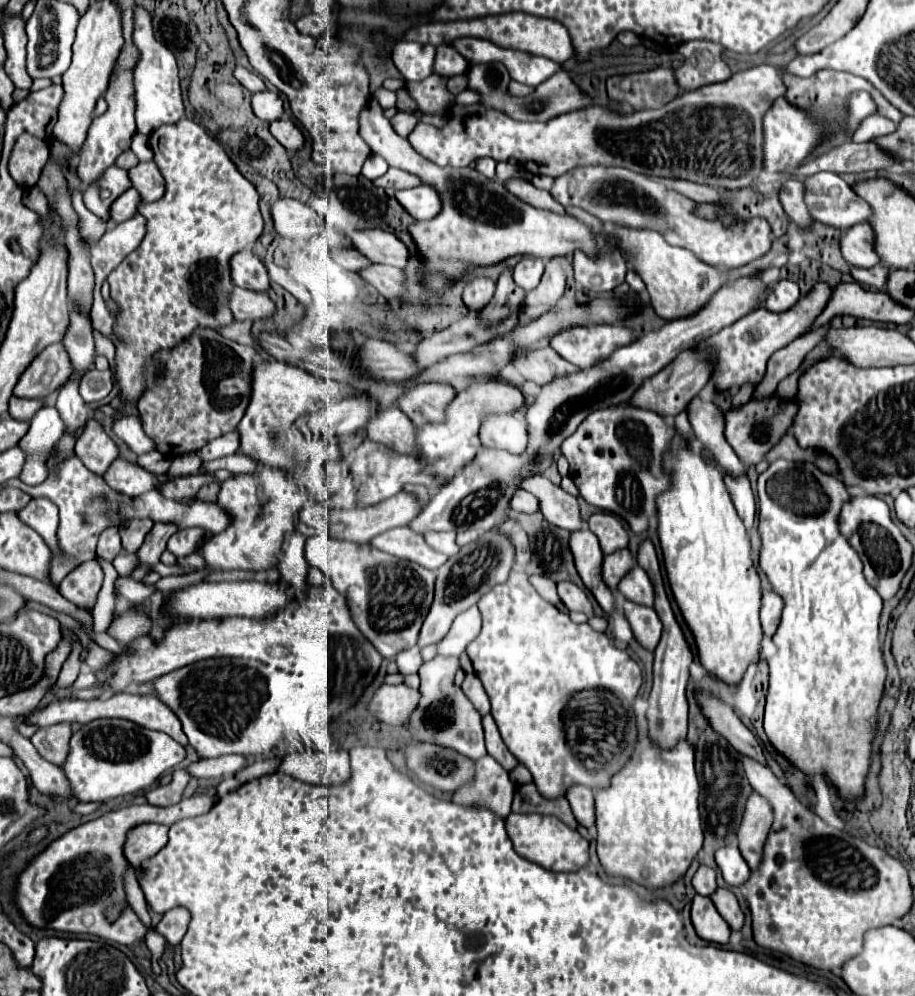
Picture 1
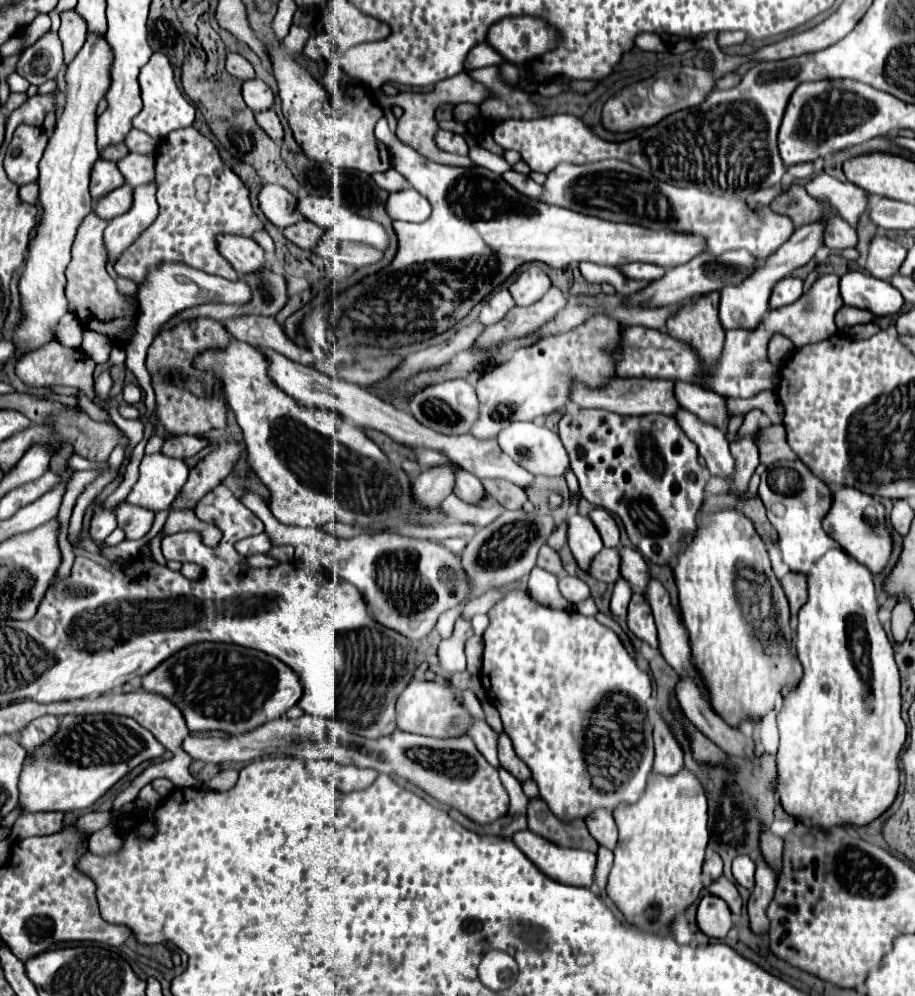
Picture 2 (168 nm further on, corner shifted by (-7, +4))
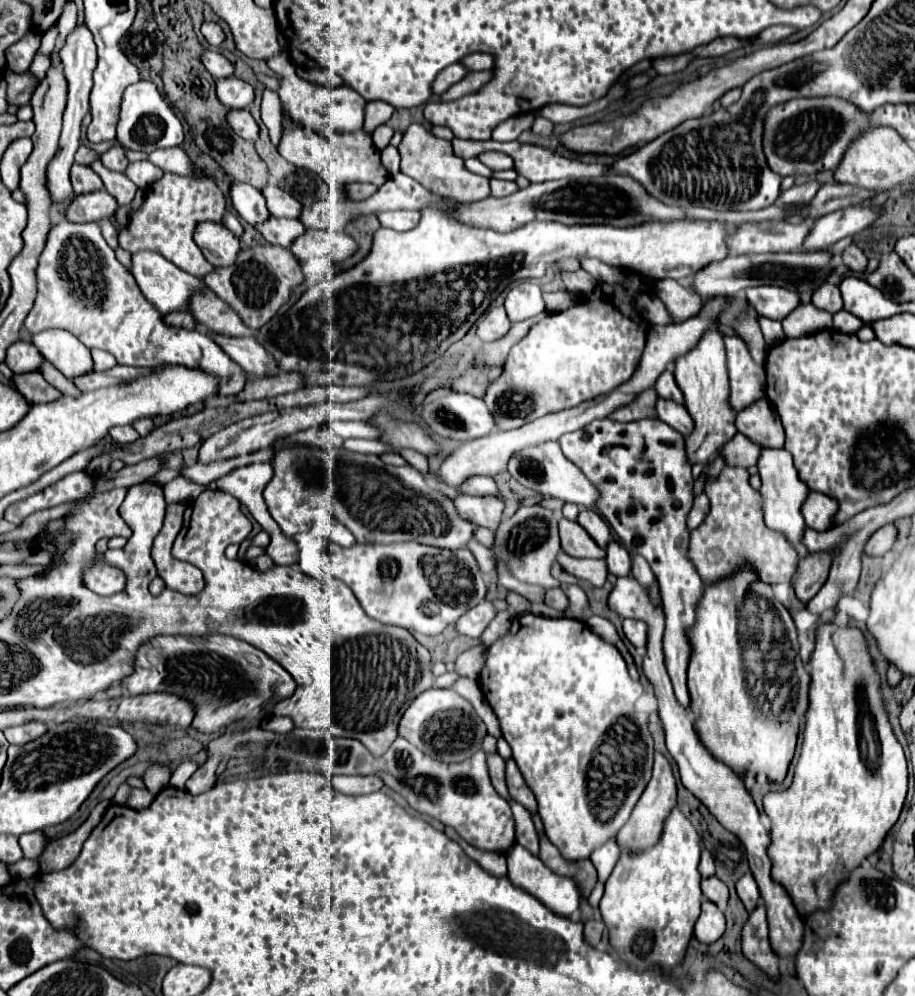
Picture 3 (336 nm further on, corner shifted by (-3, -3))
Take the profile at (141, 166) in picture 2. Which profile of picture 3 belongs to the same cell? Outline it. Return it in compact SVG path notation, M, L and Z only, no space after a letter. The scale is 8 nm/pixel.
M111 146L107 152L103 152L101 156L99 156L99 160L103 162L103 166L105 168L109 168L109 170L115 170L115 172L123 172L125 168L127 168L127 164L129 164L129 160L127 160L127 156L125 156L125 150L121 148L121 146Z

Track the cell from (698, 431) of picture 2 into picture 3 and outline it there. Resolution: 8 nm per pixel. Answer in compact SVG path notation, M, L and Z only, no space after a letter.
M657 398L655 410L657 410L657 418L667 422L669 426L673 426L681 434L689 434L689 430L693 428L693 420L687 414L683 404L677 404L677 402L665 400L665 398Z

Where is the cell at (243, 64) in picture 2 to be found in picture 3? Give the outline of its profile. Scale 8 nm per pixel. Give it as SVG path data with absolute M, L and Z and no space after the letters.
M205 50L201 56L201 62L207 68L207 72L217 80L225 78L225 76L233 76L233 64L225 56L221 56L219 52Z

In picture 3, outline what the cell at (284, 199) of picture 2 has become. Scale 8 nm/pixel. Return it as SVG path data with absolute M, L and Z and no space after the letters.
M233 182L229 188L229 196L231 196L231 204L237 210L237 214L251 226L269 218L265 200L261 198L261 192L257 188L243 184L243 182Z

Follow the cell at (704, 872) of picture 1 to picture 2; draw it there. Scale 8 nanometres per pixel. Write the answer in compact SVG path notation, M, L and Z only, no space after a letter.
M713 855L713 859L711 861L705 861L705 865L703 865L705 887L709 887L713 881L717 881L721 873L723 873L723 861L721 861L719 855Z

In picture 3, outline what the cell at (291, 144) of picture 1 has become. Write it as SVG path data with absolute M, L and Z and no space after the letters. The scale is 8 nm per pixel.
M229 110L227 112L227 124L233 128L235 134L239 134L245 140L257 140L259 138L259 126L255 124L253 116L247 110Z

